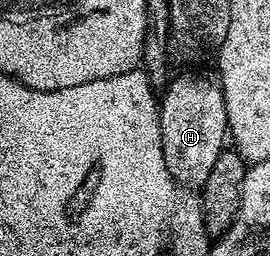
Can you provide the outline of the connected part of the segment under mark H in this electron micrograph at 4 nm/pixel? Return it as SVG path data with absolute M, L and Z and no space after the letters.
M187 70L184 76L174 77L158 101L165 166L176 184L188 190L203 189L217 158L225 151L223 143L229 140L223 83L218 75L203 71L207 70Z

